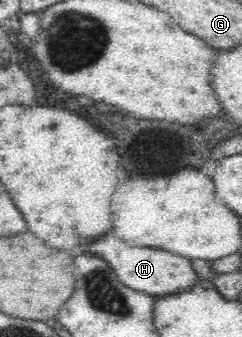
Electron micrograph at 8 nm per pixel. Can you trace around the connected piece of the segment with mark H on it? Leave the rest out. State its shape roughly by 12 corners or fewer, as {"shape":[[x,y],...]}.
{"shape":[[113,235],[90,251],[119,281],[155,297],[190,290],[201,278],[192,260],[128,246]]}

